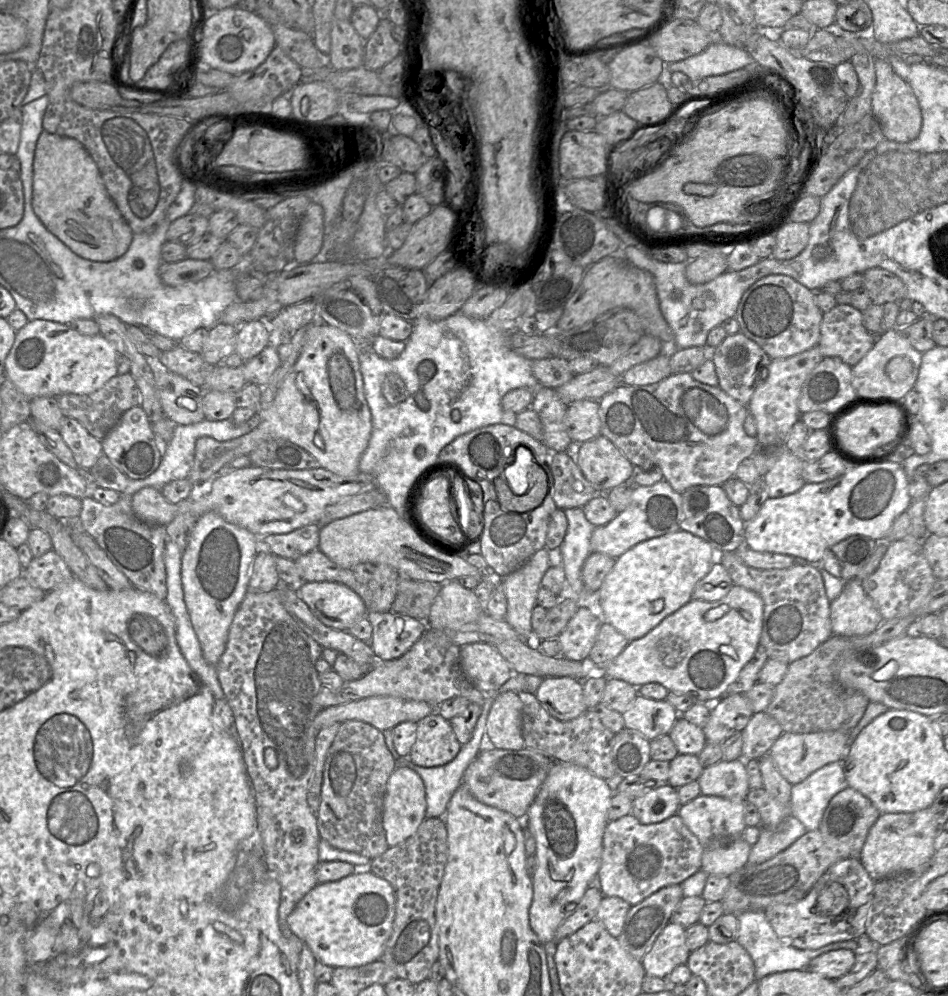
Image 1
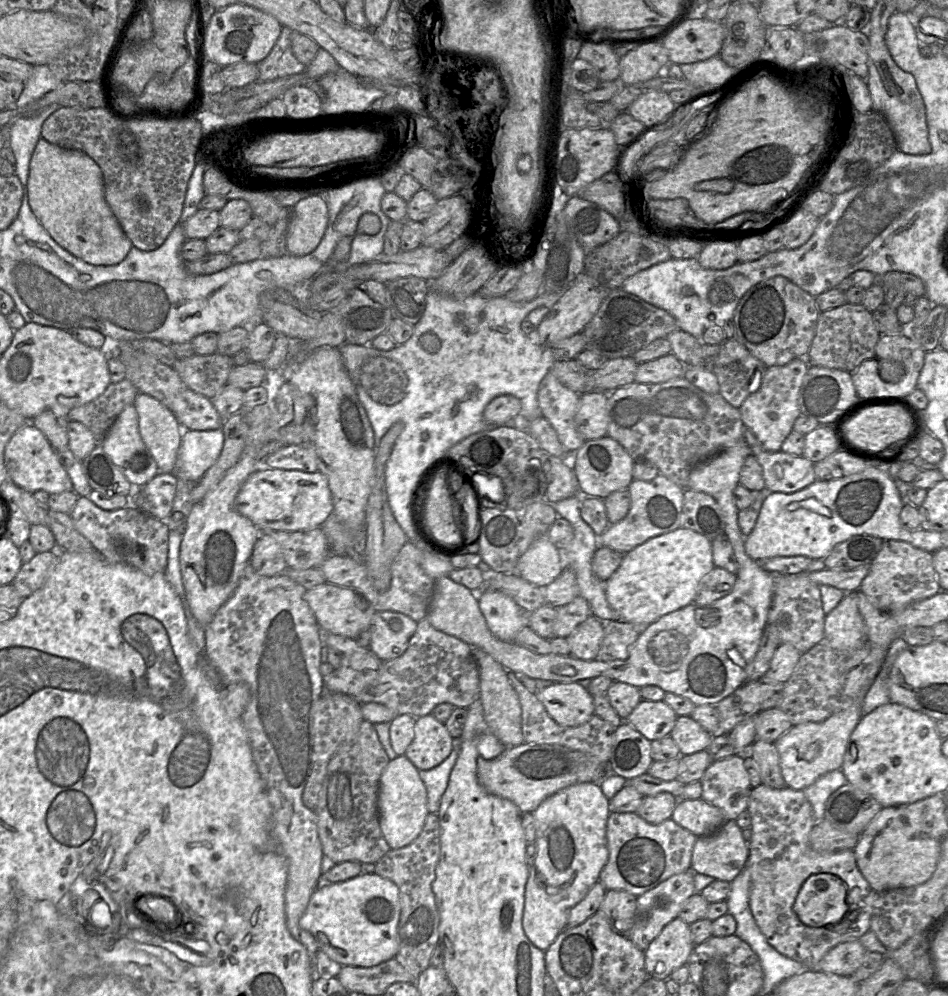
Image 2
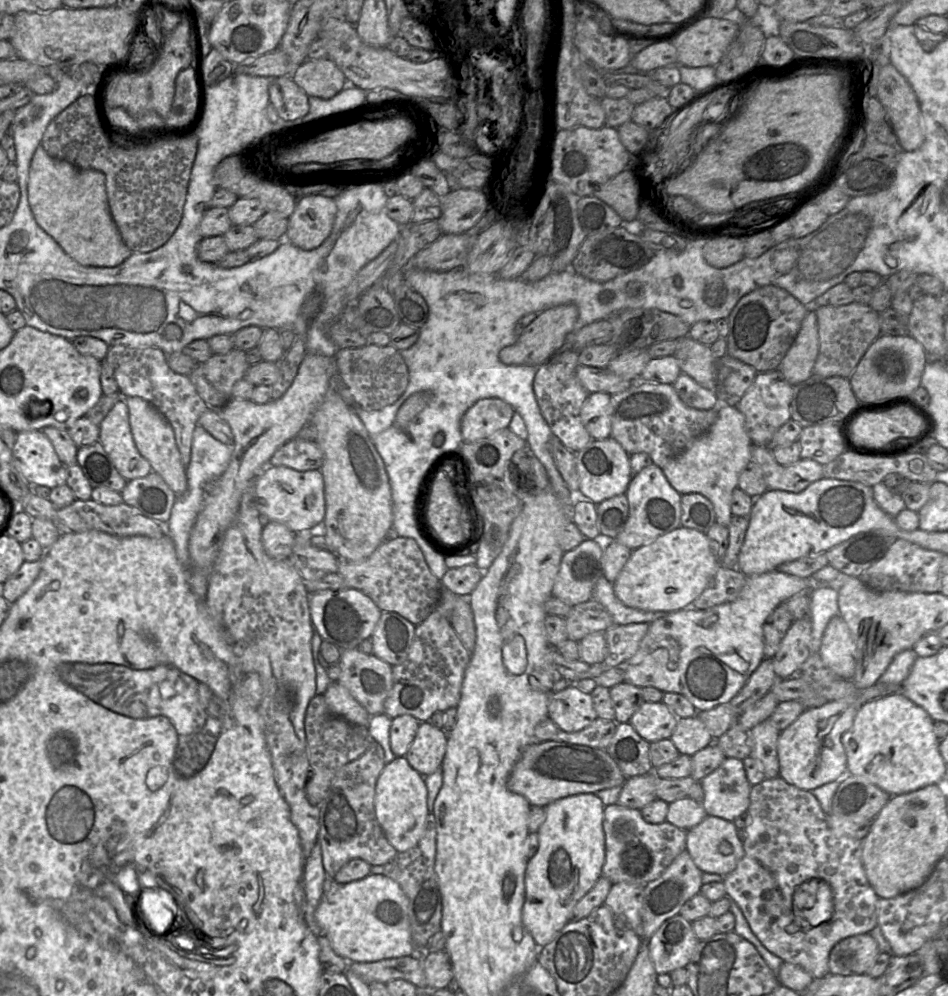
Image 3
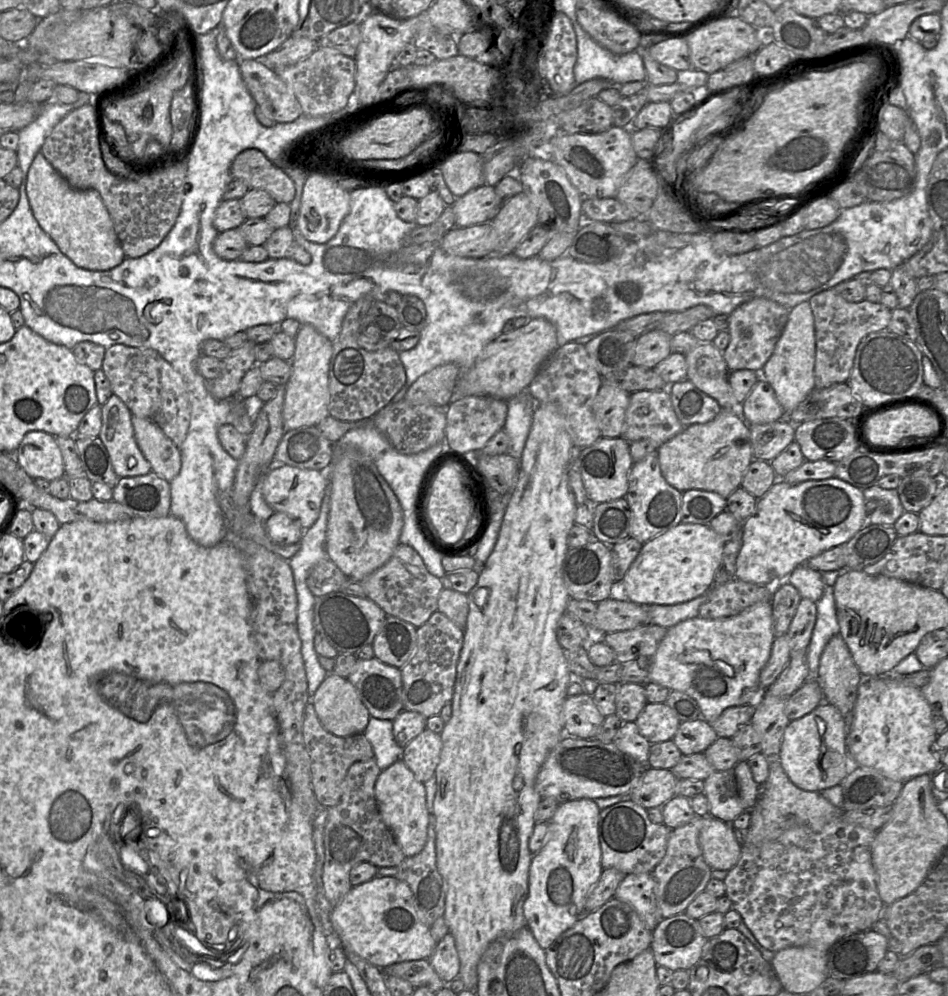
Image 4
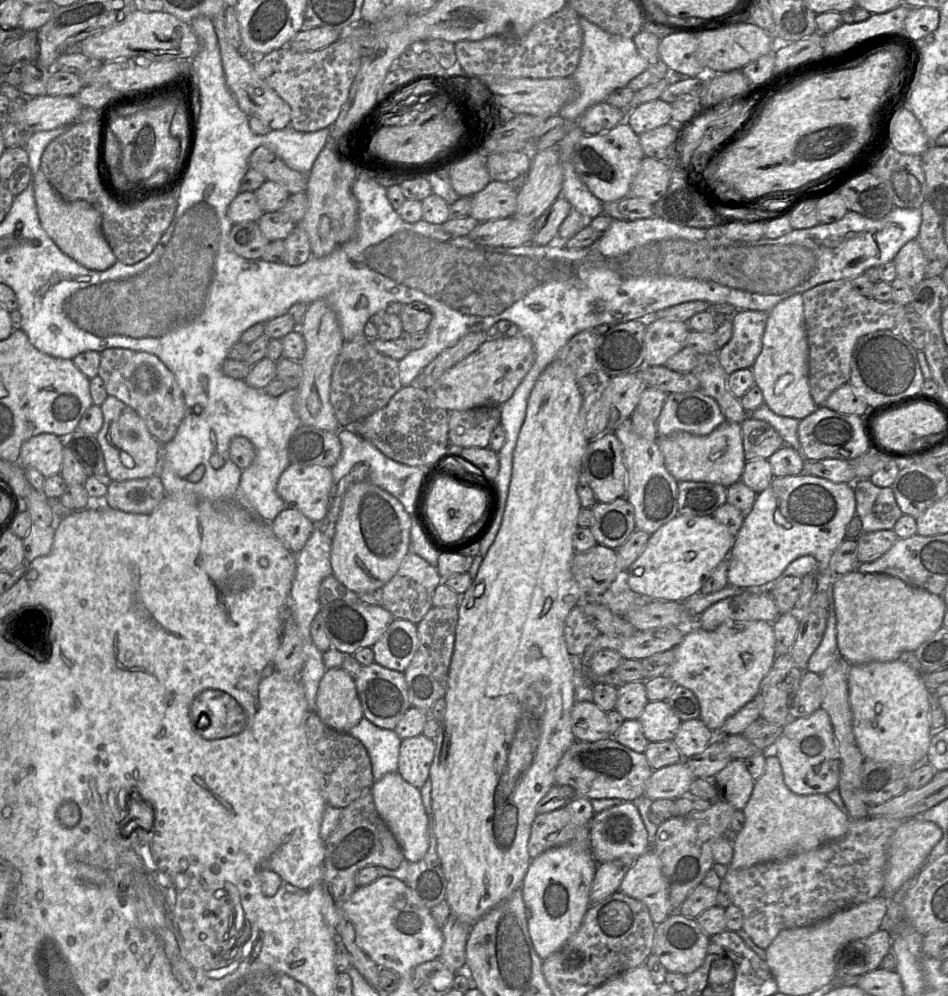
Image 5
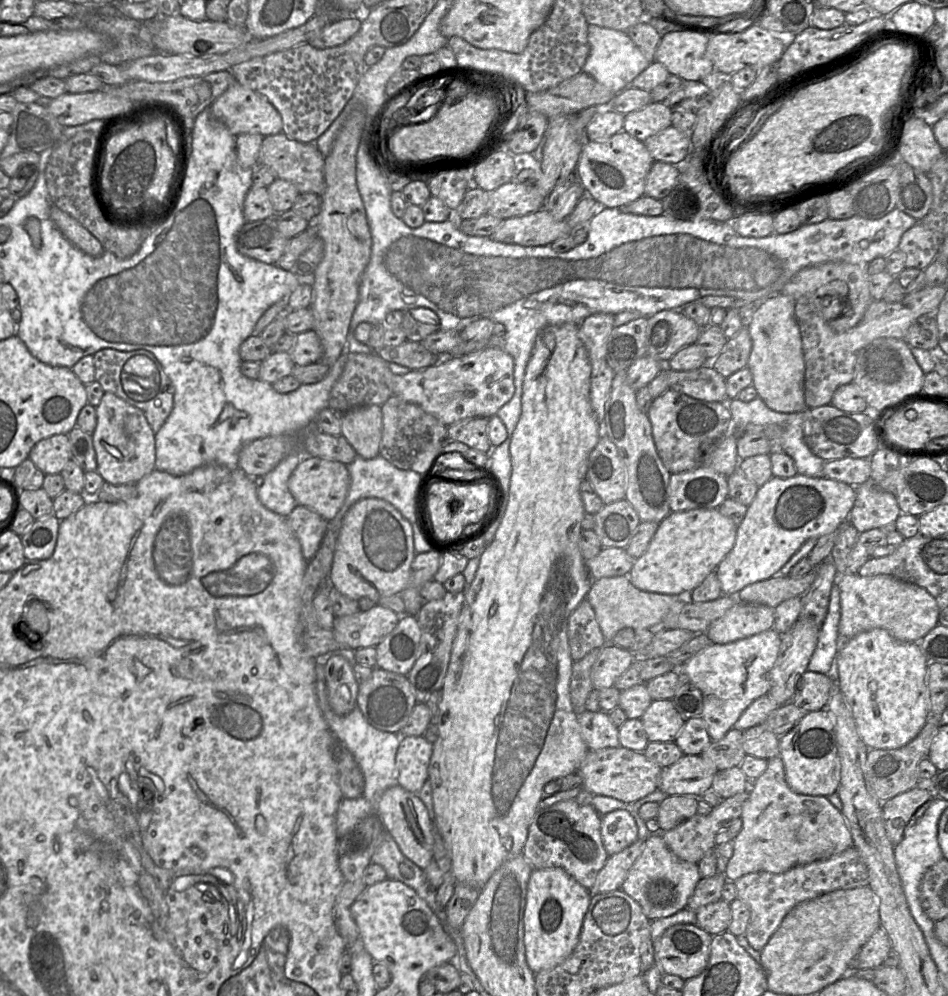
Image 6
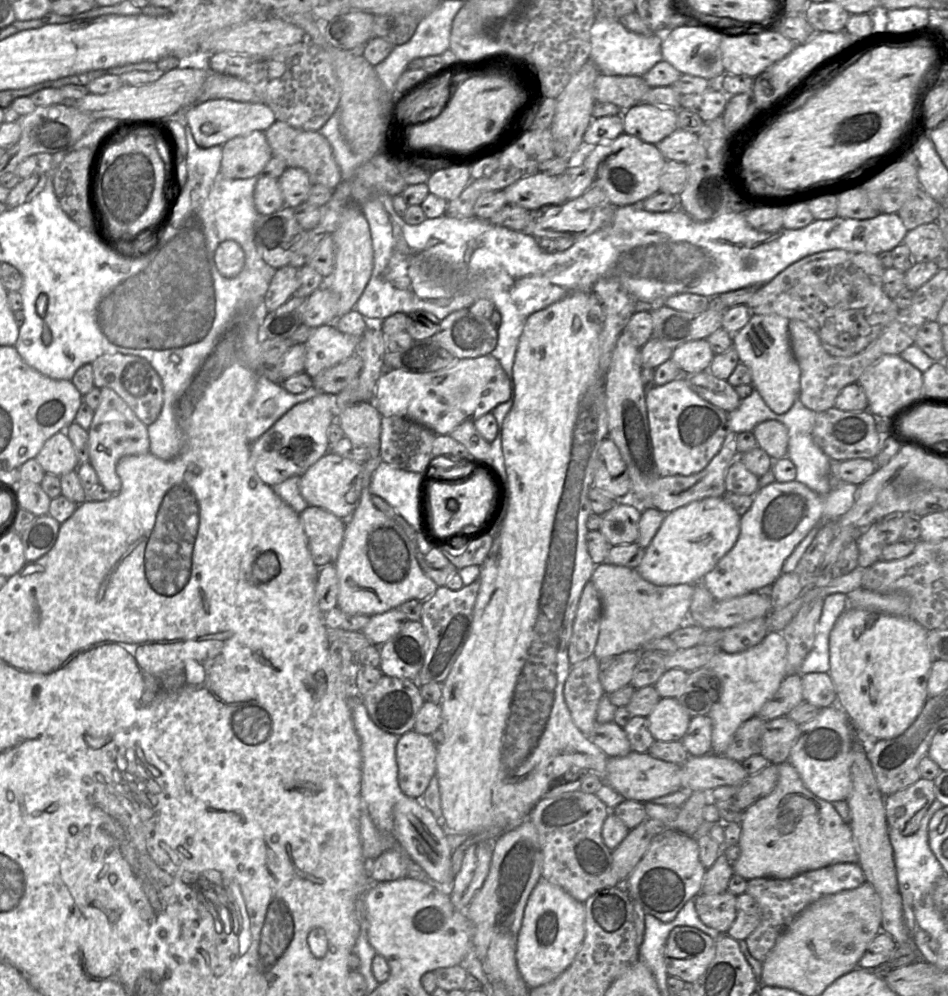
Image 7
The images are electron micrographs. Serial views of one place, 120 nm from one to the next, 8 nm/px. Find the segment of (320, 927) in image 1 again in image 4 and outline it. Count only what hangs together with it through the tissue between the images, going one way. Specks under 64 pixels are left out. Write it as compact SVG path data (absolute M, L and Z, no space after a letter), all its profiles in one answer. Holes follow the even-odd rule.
M375 876L353 886L332 908L330 922L344 952L352 951L379 969L406 961L429 959L437 942L423 924L415 908L409 886L394 876Z

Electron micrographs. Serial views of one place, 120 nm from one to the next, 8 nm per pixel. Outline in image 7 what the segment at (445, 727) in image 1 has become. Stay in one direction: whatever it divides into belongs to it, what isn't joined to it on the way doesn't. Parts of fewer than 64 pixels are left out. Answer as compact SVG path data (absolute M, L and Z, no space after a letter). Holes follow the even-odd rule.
M411 730L398 738L398 784L405 796L421 798L436 774L436 757L437 748L428 735Z

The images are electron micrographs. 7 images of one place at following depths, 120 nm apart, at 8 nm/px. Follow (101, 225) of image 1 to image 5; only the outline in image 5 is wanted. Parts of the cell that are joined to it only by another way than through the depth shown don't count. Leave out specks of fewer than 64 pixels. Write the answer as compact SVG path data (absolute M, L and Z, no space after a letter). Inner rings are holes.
M42 169L33 176L33 182L41 226L61 251L90 270L110 268L117 259L102 234L100 213L84 200L65 201L51 186Z

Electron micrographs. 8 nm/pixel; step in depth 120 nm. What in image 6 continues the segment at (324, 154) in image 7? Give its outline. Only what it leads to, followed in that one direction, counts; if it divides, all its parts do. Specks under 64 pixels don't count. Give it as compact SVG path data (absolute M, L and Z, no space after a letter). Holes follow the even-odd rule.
M281 132L264 137L257 165L268 166L277 178L291 182L300 193L312 192L322 195L326 187L324 164L325 156L314 143L303 143L291 139L284 132Z

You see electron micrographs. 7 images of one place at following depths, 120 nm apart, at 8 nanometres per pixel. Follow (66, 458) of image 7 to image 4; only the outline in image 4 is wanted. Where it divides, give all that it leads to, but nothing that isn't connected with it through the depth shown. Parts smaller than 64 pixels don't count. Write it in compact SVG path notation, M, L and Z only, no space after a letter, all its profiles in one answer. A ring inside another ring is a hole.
M47 432L26 433L14 456L22 469L33 479L52 481L65 476L63 458L56 437Z

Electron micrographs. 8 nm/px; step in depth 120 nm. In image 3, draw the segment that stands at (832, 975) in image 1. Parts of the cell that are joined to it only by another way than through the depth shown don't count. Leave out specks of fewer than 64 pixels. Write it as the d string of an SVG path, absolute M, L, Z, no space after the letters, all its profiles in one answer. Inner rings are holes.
M870 933L847 937L832 948L829 972L834 975L867 974L880 952Z

